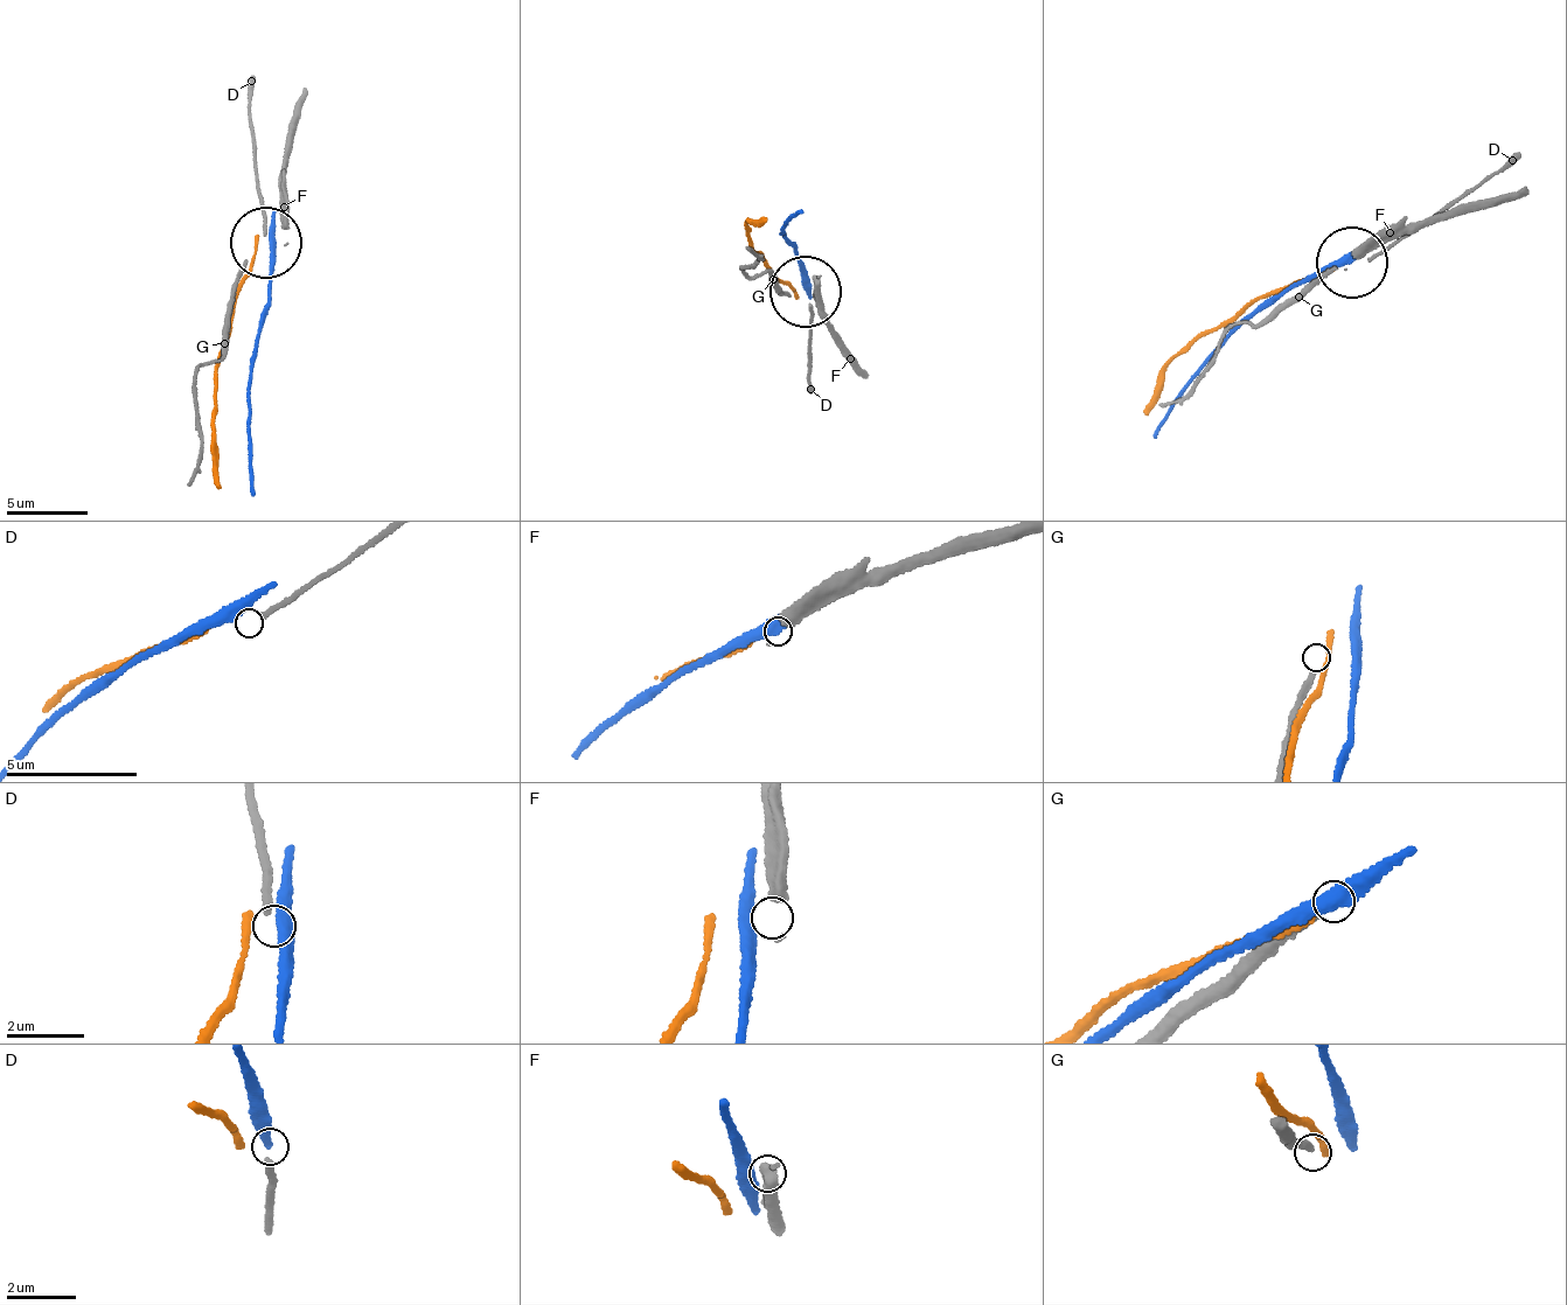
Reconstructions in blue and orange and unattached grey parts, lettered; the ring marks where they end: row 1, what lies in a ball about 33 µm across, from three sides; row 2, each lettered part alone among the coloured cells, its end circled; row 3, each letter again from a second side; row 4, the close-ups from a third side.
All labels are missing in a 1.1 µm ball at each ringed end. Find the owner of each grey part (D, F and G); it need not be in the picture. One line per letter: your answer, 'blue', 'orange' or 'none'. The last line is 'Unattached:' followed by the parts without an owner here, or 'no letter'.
D: none
F: none
G: none
Unattached: D, F, G

